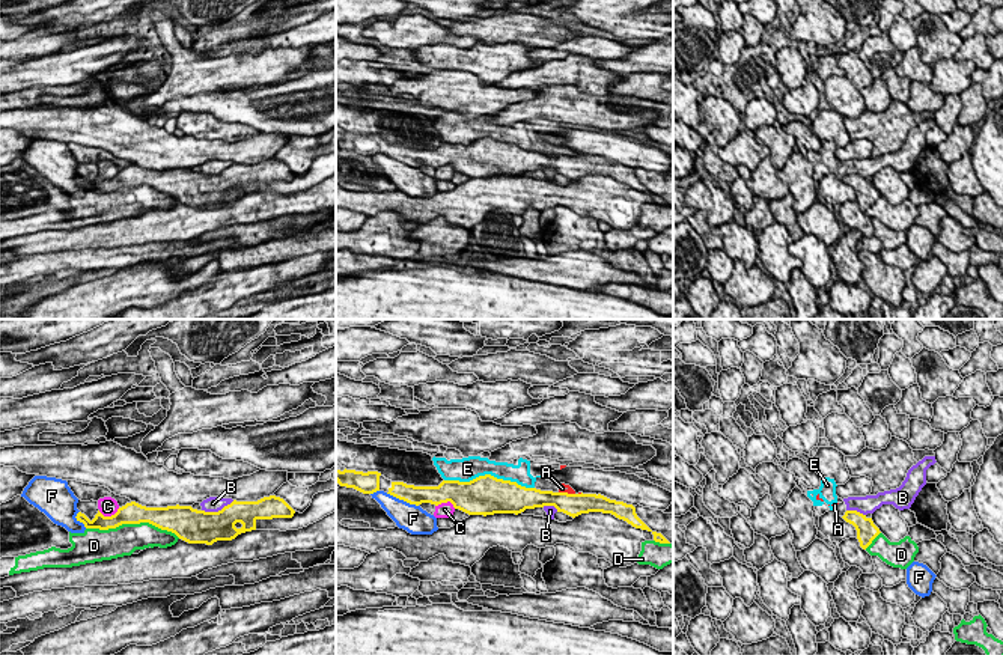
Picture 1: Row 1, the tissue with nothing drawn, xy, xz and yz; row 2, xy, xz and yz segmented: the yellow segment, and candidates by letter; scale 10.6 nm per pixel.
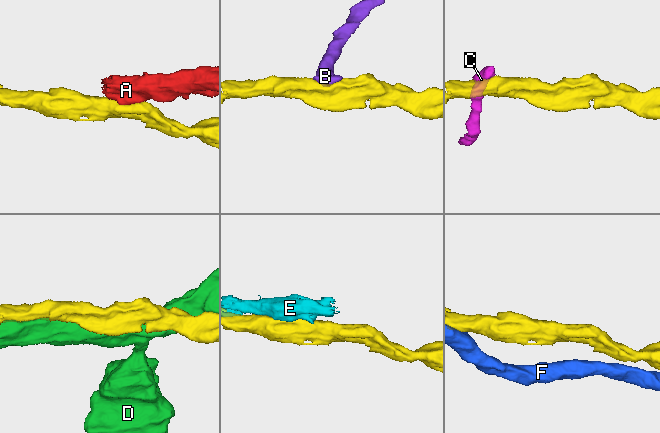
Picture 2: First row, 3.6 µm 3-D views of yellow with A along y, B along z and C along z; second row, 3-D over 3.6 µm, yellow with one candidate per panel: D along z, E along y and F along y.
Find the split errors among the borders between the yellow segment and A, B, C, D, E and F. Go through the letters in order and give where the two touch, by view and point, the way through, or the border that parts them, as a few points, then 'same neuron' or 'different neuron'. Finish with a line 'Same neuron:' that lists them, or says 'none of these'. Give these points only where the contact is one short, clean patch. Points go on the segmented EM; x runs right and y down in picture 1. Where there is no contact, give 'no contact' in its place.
A: xz (567, 493) | different neuron
B: xy (219, 511) | along xy (234, 500), (217, 511), (202, 511) | different neuron
C: xy (109, 517) | different neuron
D: xy (133, 523) | different neuron
E: xz (490, 475) | different neuron
F: xz (402, 499) | different neuron
Same neuron: none of these

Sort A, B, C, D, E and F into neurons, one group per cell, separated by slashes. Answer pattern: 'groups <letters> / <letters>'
groups A B E / C / D / F

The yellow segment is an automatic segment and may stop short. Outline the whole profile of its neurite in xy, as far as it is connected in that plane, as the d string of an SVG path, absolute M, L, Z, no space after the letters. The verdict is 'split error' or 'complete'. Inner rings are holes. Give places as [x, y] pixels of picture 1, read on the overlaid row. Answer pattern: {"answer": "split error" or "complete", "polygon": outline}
{"answer": "complete", "polygon": "M270 495L258 501L236 501L218 512L205 512L191 506L146 507L136 501L119 507L111 516L99 510L90 521L77 513L77 521L86 529L108 530L122 524L149 522L161 530L175 533L188 544L212 545L217 541L232 541L238 535L256 530L258 519L292 518L295 510L280 497Z"}

